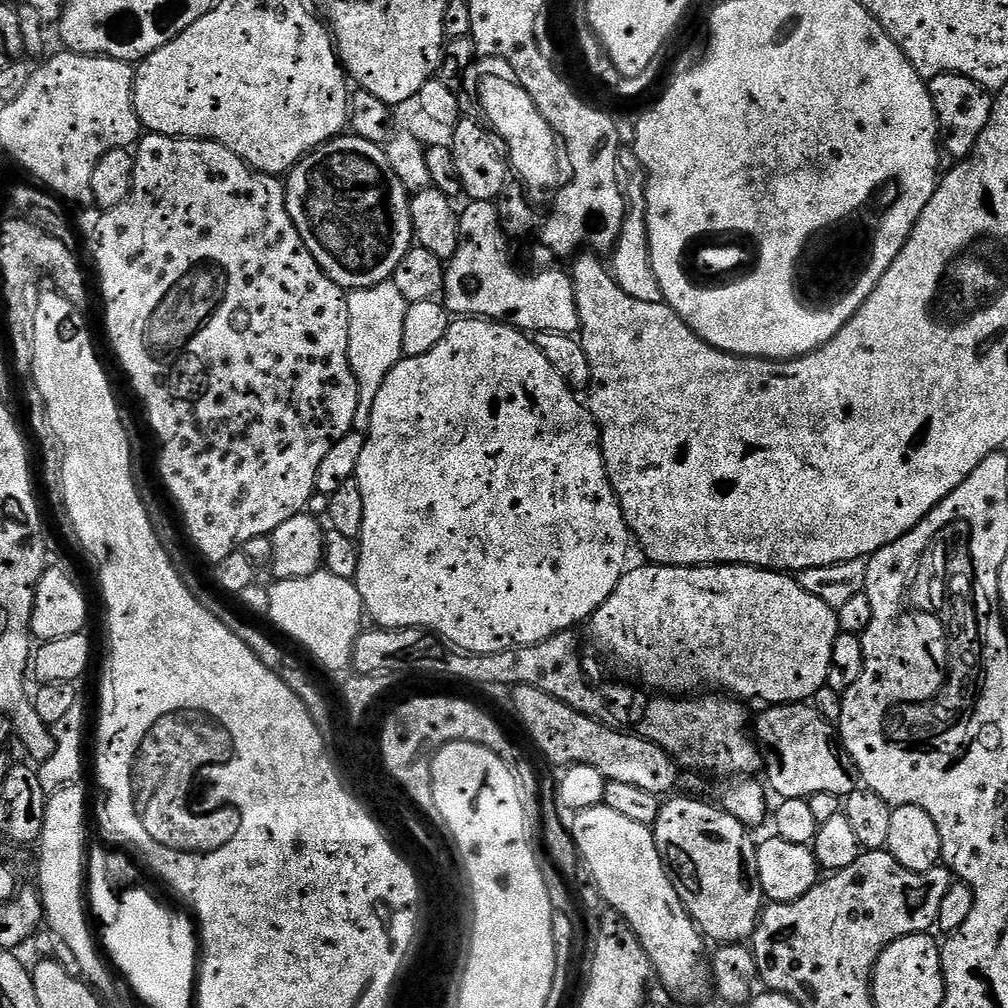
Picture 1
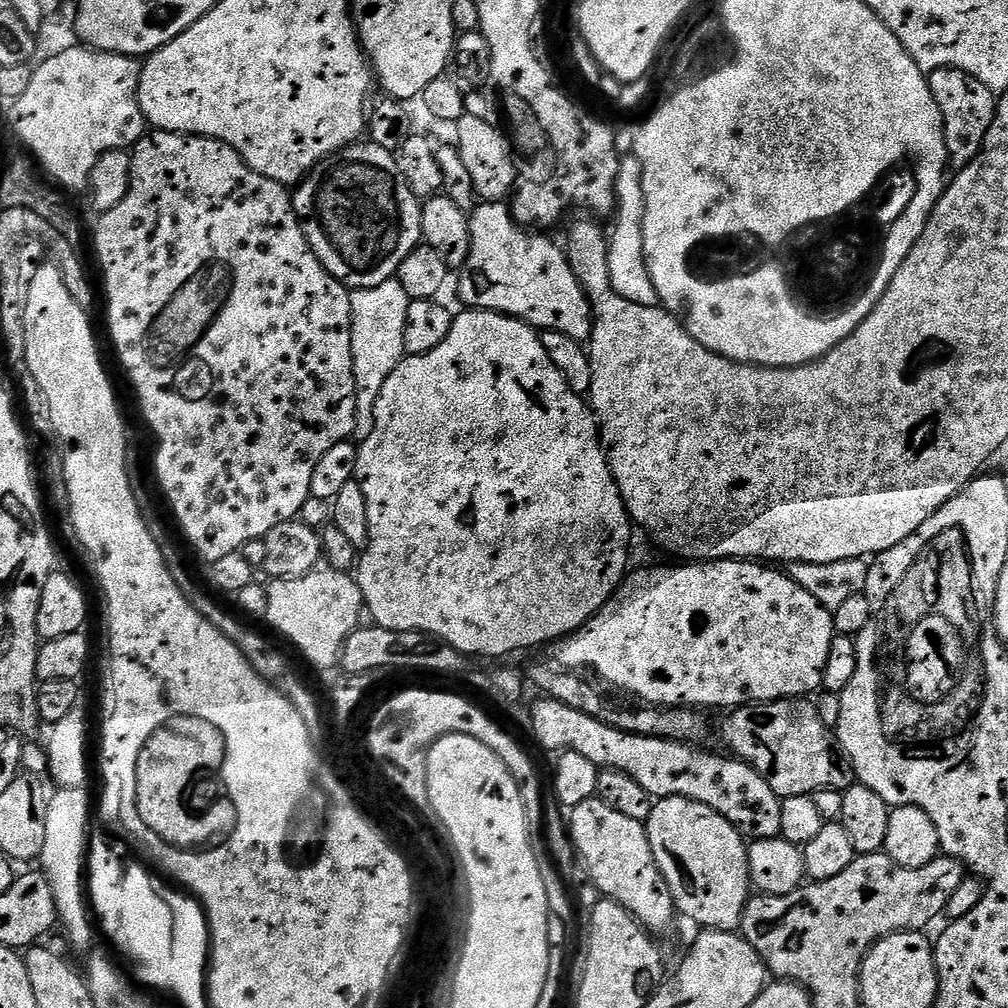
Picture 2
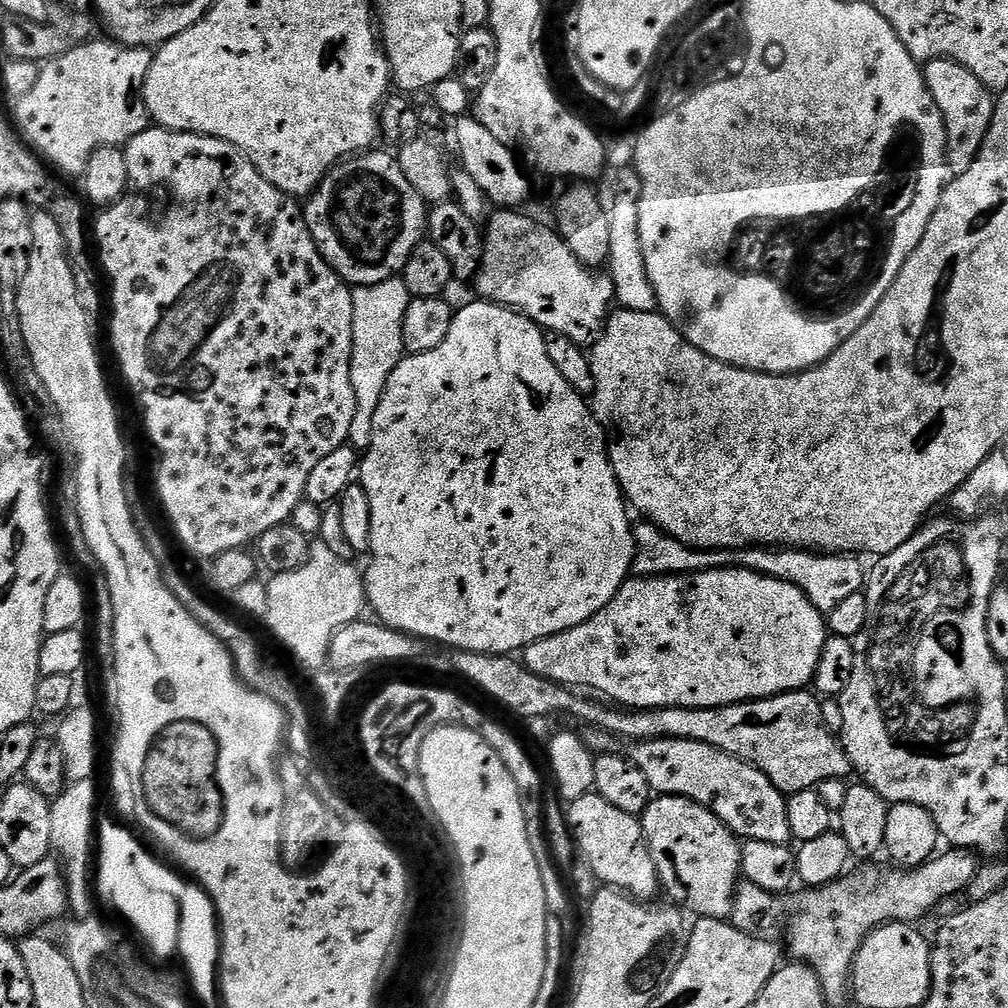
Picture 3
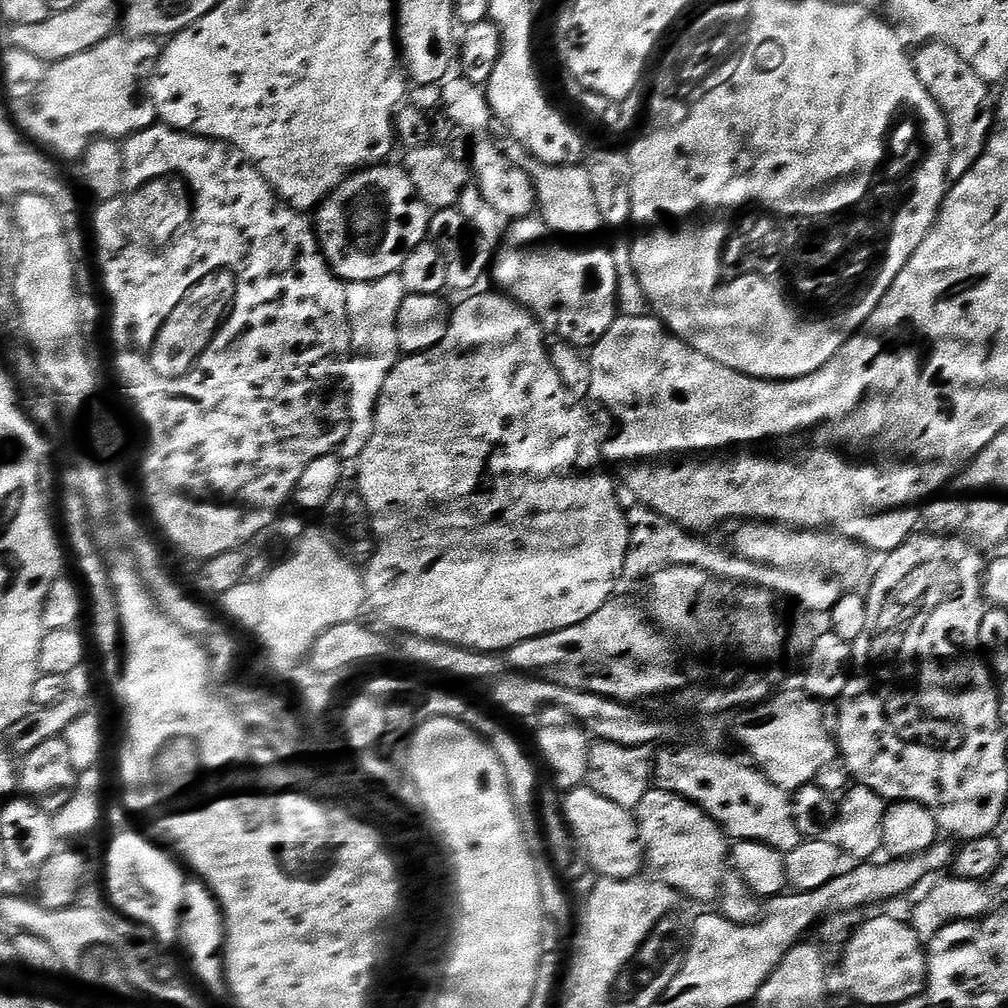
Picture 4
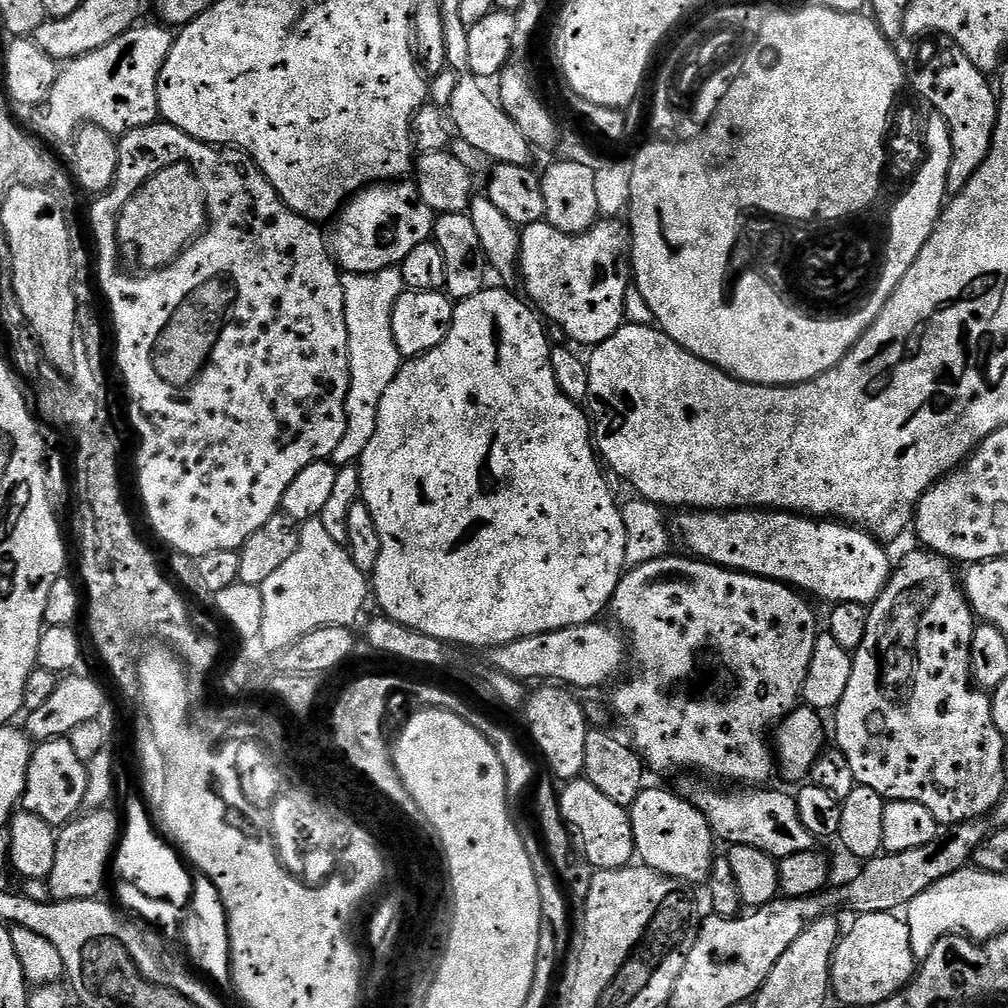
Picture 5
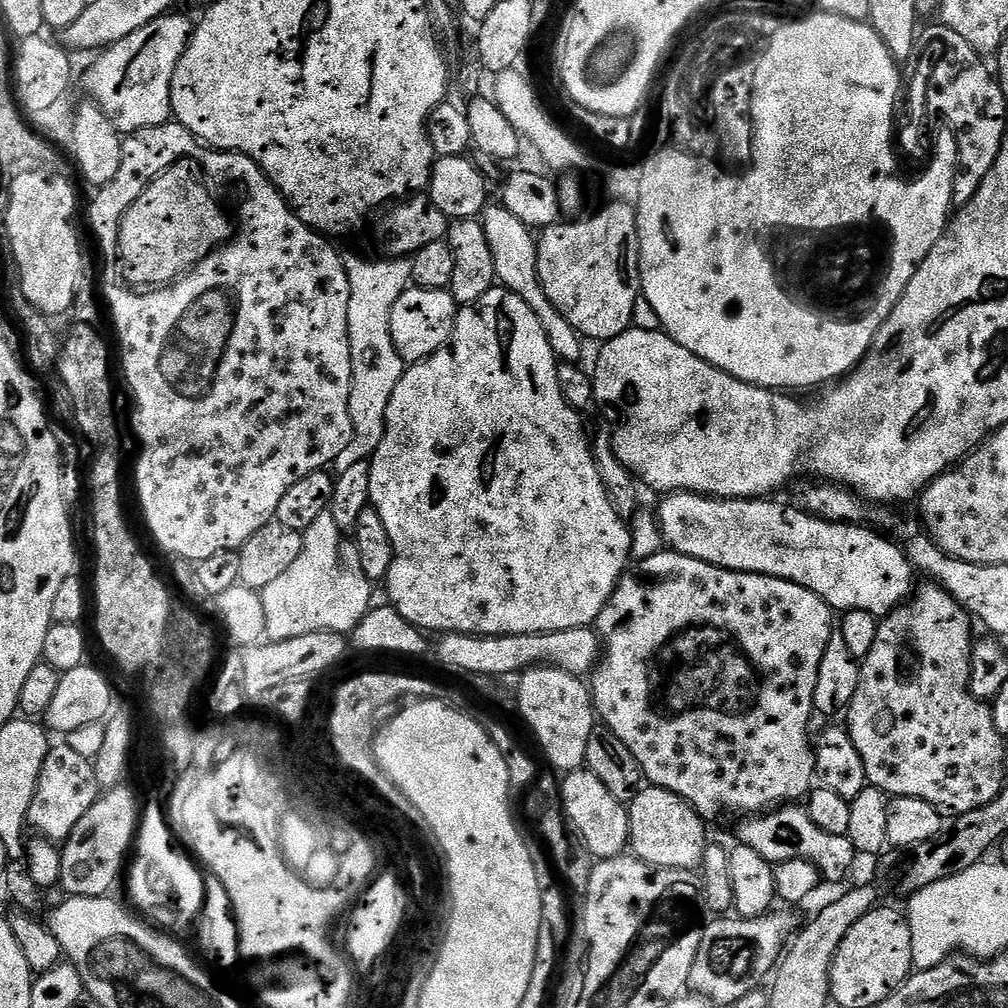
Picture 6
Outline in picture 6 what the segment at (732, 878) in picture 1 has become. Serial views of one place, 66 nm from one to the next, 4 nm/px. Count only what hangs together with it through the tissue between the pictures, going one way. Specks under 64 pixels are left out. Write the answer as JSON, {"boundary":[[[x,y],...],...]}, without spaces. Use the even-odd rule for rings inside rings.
{"boundary":[[[641,787],[627,801],[628,843],[639,860],[656,868],[695,869],[701,863],[706,845],[705,821],[684,799],[664,788]],[[641,791],[641,792],[640,792]],[[640,792],[640,793],[639,793]],[[704,823],[704,824],[703,824]]]}

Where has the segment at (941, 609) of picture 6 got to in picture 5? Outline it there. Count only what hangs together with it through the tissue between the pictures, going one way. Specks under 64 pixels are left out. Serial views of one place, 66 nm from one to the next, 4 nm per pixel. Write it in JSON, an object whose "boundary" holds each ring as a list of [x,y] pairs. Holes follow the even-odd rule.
{"boundary":[[[919,550],[912,552],[901,564],[893,567],[888,577],[888,585],[882,594],[868,608],[866,622],[866,638],[862,638],[862,646],[858,646],[852,657],[852,673],[846,685],[846,694],[842,694],[842,702],[834,709],[836,716],[835,747],[850,762],[850,770],[854,770],[857,785],[870,790],[878,790],[885,801],[901,800],[902,802],[918,802],[934,814],[936,823],[941,826],[961,824],[964,820],[978,820],[987,817],[996,807],[997,802],[1006,791],[1004,784],[1004,744],[1006,737],[994,726],[992,702],[987,691],[975,687],[972,683],[972,663],[970,662],[970,642],[978,620],[972,607],[968,605],[968,597],[964,595],[961,577],[955,572],[953,561],[946,560],[936,552]]]}

